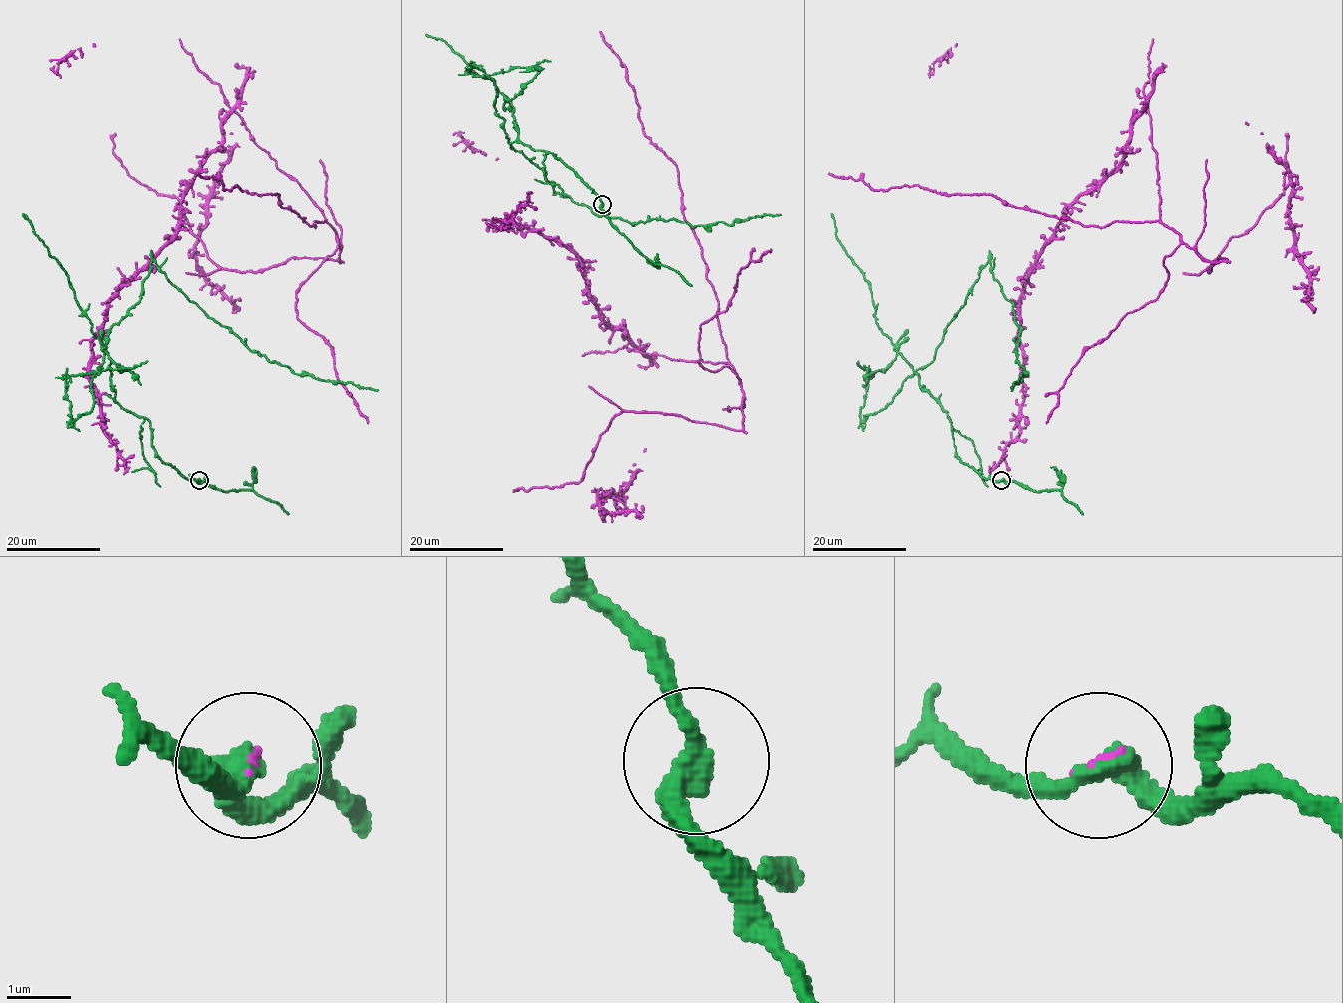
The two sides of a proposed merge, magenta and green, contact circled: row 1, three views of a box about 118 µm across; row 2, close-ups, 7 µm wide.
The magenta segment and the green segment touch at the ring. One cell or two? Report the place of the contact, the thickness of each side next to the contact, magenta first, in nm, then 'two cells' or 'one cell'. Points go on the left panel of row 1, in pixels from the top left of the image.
at (199, 480); 60 nm thick on the magenta side, 340 nm on the other; two cells

